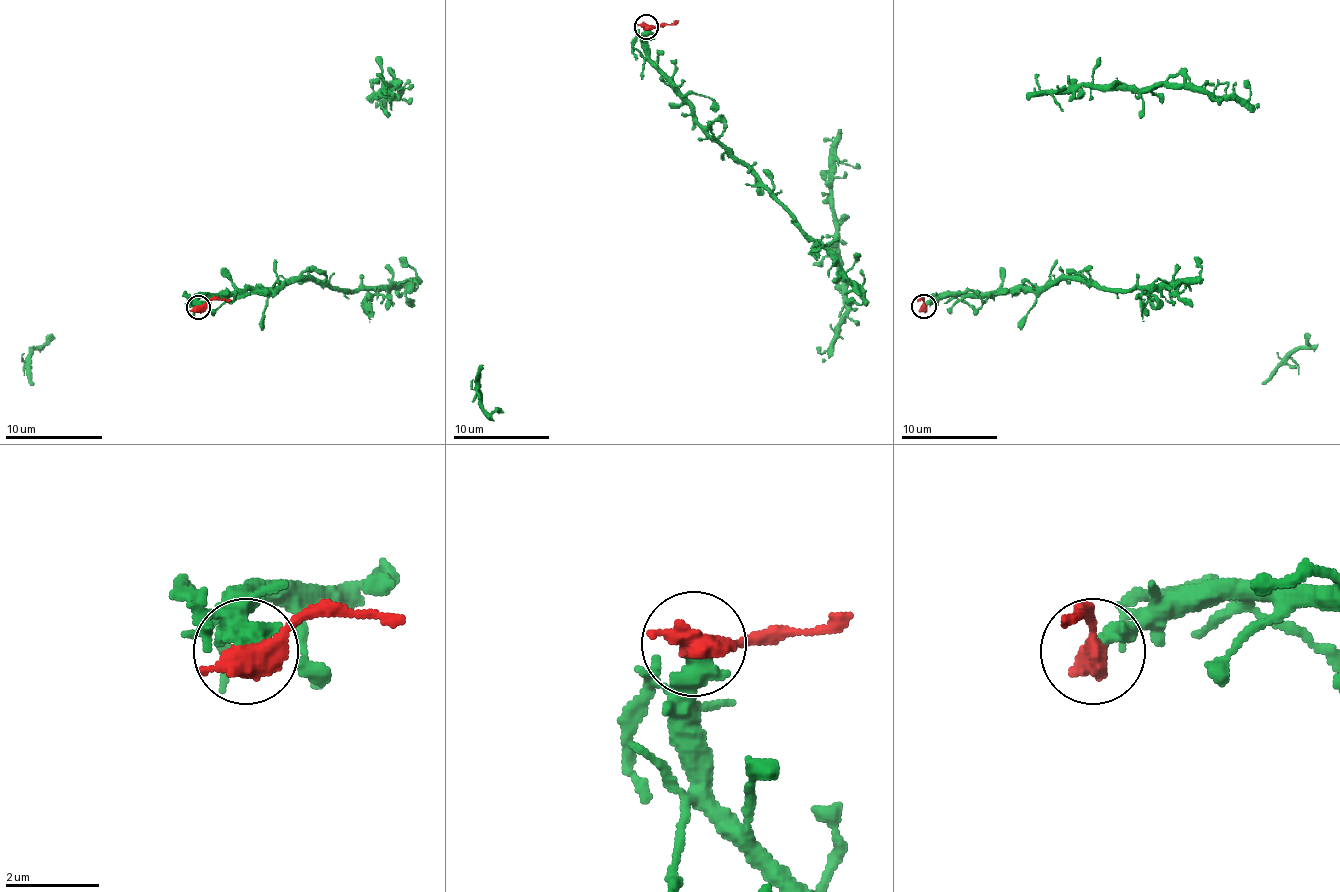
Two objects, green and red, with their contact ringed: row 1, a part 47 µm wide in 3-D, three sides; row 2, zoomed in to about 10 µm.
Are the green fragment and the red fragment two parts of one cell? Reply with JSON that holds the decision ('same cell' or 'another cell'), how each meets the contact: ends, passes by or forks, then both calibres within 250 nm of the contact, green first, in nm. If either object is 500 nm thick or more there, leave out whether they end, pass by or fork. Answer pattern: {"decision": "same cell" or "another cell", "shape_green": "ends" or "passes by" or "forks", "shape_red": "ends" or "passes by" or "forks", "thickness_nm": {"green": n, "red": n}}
{"decision": "another cell", "thickness_nm": {"green": 440, "red": 600}}

